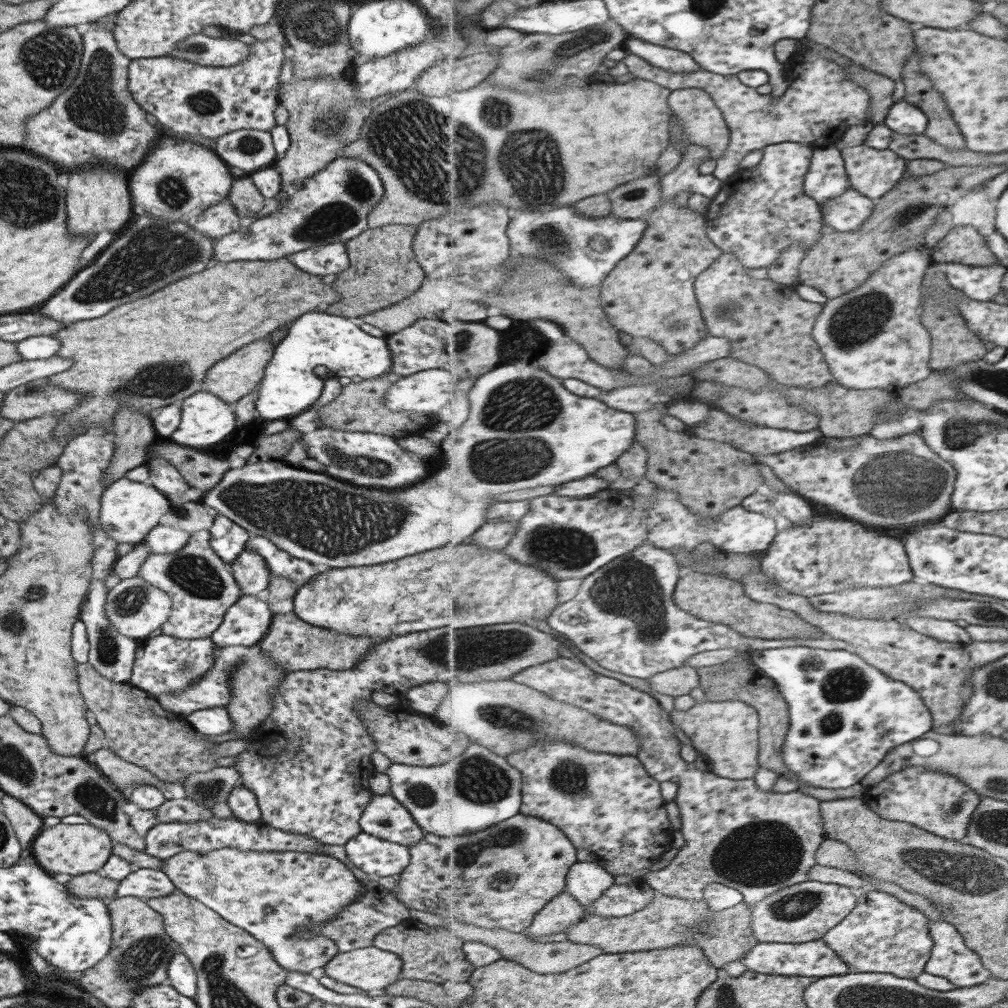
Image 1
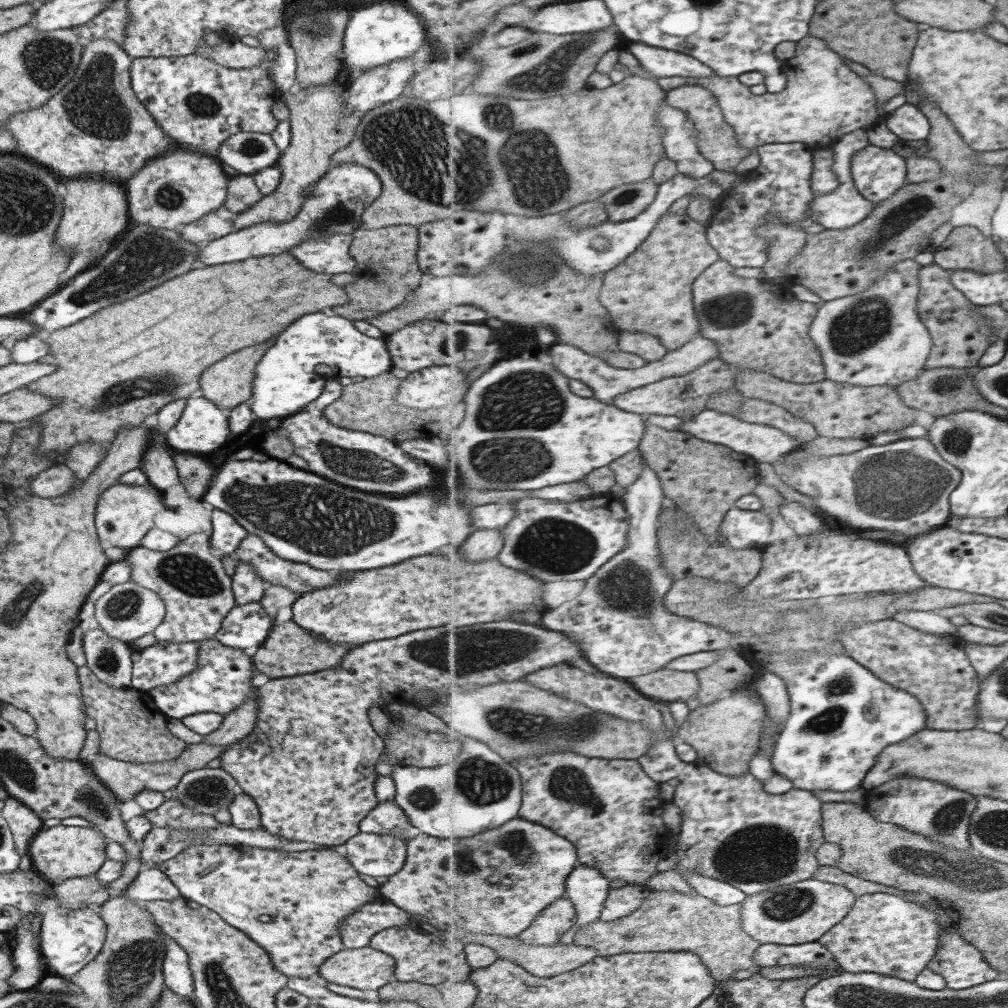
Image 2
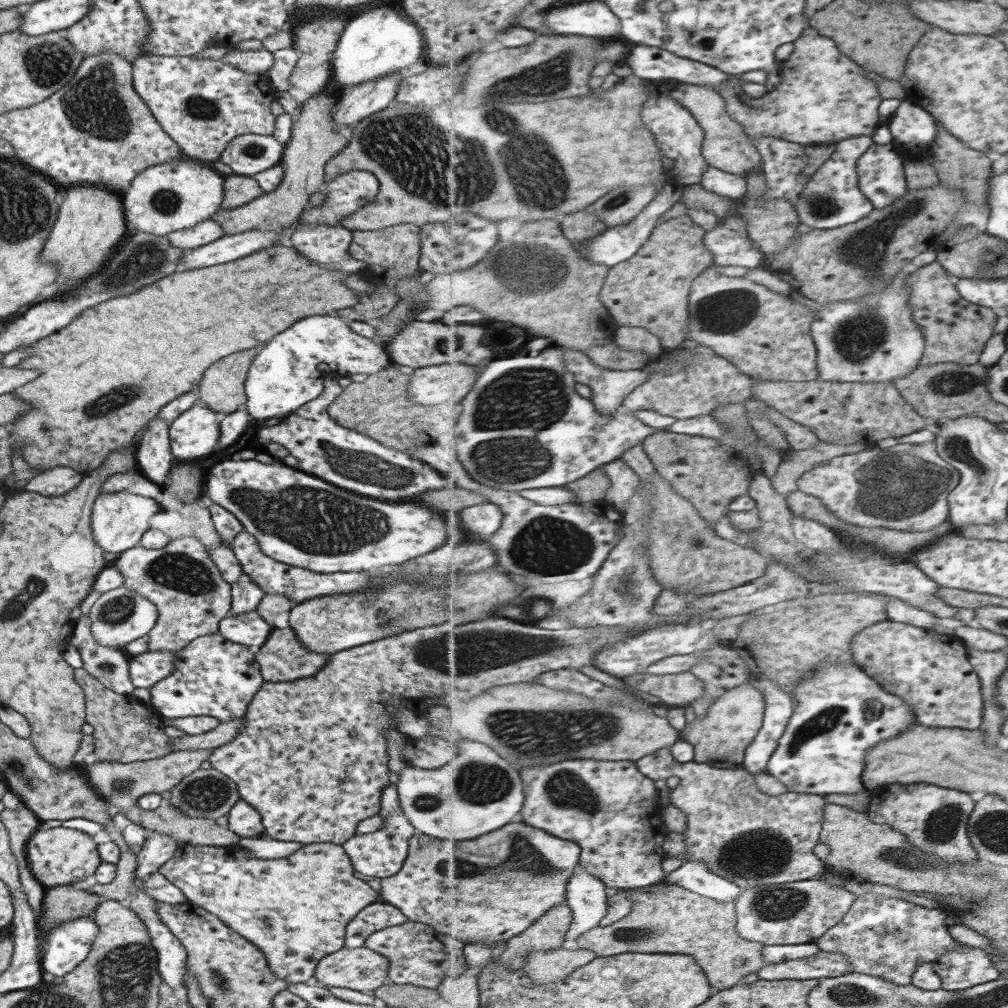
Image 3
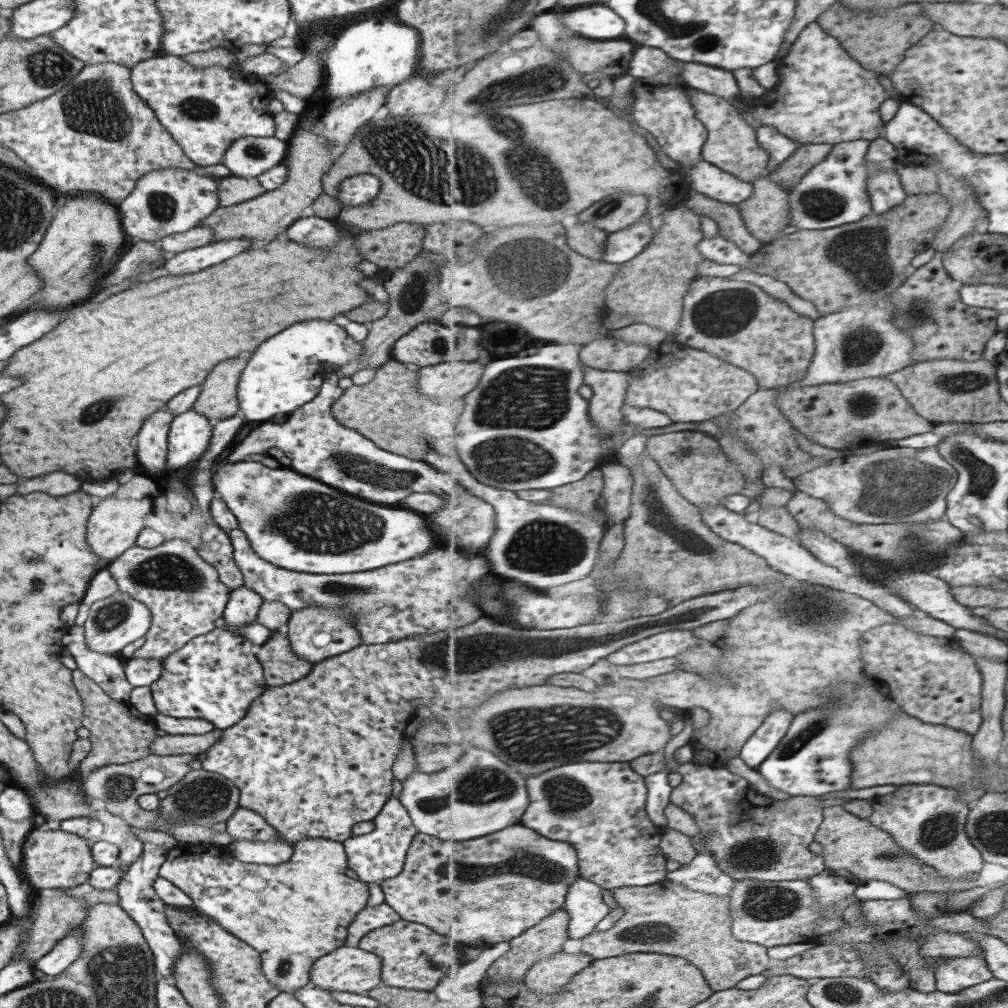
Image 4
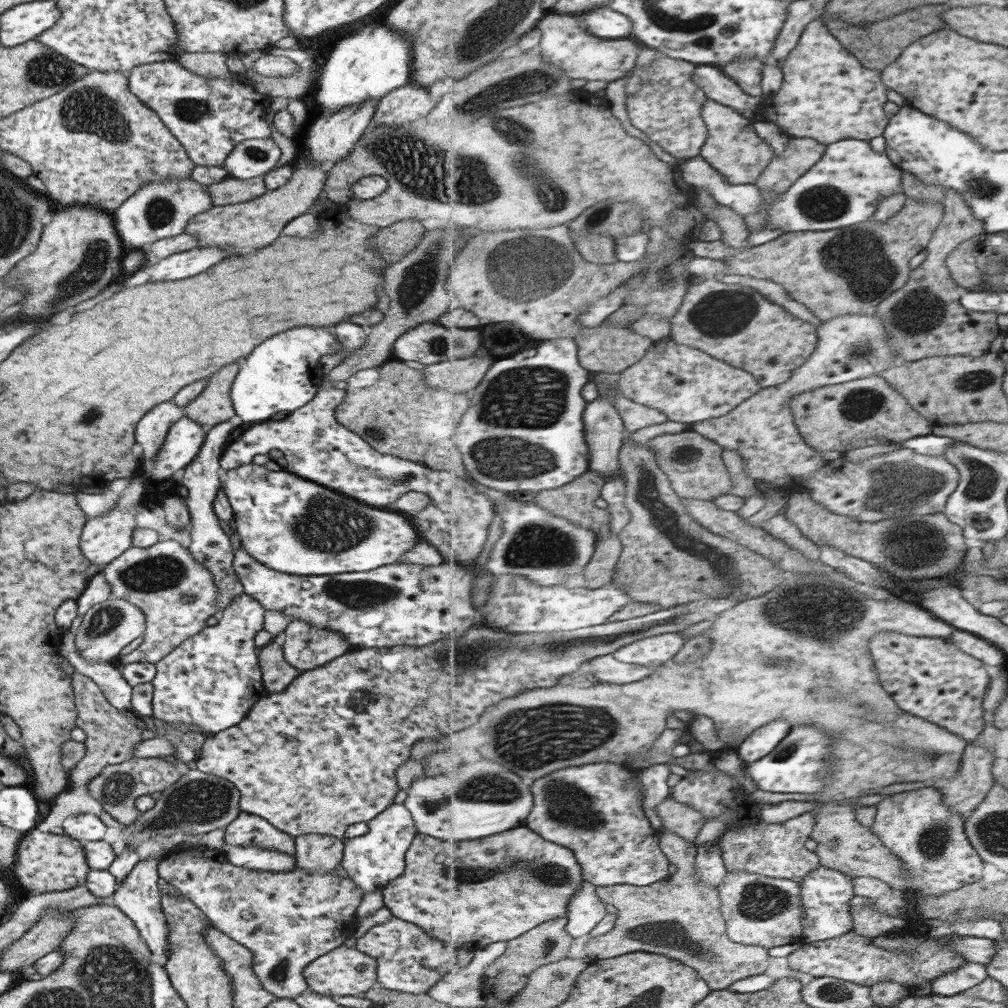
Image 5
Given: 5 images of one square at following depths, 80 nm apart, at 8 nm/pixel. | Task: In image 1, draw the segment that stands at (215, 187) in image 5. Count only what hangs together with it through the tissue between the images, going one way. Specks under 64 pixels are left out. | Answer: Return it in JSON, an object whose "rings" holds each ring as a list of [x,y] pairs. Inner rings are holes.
{"rings":[[[249,175],[232,181],[227,199],[231,201],[238,216],[247,222],[261,210],[263,197],[252,183]]]}

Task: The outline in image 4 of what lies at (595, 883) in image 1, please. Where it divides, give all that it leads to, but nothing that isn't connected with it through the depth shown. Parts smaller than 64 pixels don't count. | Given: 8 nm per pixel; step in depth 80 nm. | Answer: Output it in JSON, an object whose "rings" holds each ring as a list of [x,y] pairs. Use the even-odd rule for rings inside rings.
{"rings":[[[580,876],[567,894],[566,911],[570,914],[569,938],[585,938],[610,913],[603,900],[603,888]]]}

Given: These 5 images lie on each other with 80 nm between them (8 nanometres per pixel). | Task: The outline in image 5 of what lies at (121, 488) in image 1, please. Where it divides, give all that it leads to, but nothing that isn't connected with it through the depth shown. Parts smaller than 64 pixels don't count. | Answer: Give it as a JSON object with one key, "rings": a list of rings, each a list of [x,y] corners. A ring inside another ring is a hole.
{"rings":[[[118,503],[101,516],[87,519],[80,534],[79,552],[90,564],[109,564],[131,544],[136,514],[143,503],[121,507]]]}

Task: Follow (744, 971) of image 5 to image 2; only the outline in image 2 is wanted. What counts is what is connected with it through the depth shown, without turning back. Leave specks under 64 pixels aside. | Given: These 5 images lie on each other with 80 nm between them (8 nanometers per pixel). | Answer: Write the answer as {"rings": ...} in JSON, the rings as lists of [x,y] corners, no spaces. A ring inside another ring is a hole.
{"rings":[[[655,891],[639,912],[617,921],[602,921],[600,918],[576,932],[573,944],[592,946],[601,956],[608,957],[623,953],[643,953],[651,951],[693,951],[699,954],[703,962],[714,974],[717,984],[733,978],[735,970],[756,970],[754,954],[762,945],[759,939],[753,938],[742,925],[742,903],[731,906],[721,906],[713,900],[698,893],[683,893],[681,891]]]}

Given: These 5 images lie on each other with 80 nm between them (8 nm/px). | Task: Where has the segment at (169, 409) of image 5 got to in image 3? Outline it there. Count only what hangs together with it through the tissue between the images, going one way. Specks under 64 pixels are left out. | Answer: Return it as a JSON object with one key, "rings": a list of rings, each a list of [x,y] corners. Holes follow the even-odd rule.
{"rings":[[[159,418],[151,420],[149,427],[140,435],[134,452],[136,469],[151,482],[166,486],[175,468],[168,441],[168,424]]]}

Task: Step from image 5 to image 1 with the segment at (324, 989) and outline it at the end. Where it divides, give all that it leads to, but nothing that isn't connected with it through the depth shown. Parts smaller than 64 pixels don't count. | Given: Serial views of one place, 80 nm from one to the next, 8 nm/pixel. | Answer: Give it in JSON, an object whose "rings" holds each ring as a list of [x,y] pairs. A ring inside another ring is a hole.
{"rings":[[[373,945],[338,952],[320,973],[361,990],[383,990],[399,978],[401,959],[392,952],[379,950]]]}

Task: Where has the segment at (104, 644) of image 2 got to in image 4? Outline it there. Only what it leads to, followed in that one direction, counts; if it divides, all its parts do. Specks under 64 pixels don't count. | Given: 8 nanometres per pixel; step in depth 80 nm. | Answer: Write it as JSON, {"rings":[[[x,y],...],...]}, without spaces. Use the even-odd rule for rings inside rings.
{"rings":[[[72,625],[61,640],[65,651],[75,661],[77,670],[99,685],[114,701],[127,702],[132,686],[124,673],[125,660],[119,654],[105,654],[89,650],[85,644],[83,627]]]}

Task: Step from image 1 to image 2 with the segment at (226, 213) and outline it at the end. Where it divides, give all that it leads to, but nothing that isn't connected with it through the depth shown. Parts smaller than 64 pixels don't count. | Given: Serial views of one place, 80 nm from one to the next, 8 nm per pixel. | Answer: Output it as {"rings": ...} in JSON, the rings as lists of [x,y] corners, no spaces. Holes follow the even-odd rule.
{"rings":[[[217,209],[212,210],[197,221],[189,222],[179,228],[182,239],[195,243],[198,248],[203,248],[211,240],[231,233],[234,230],[229,219],[219,218]]]}

